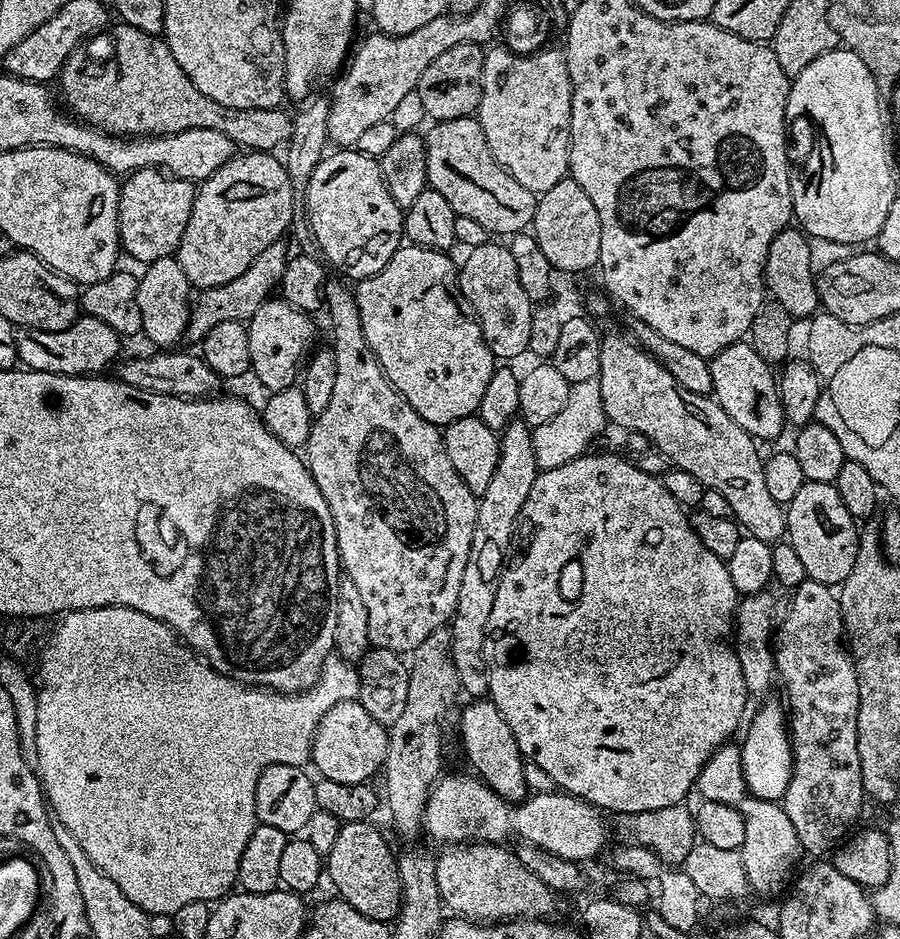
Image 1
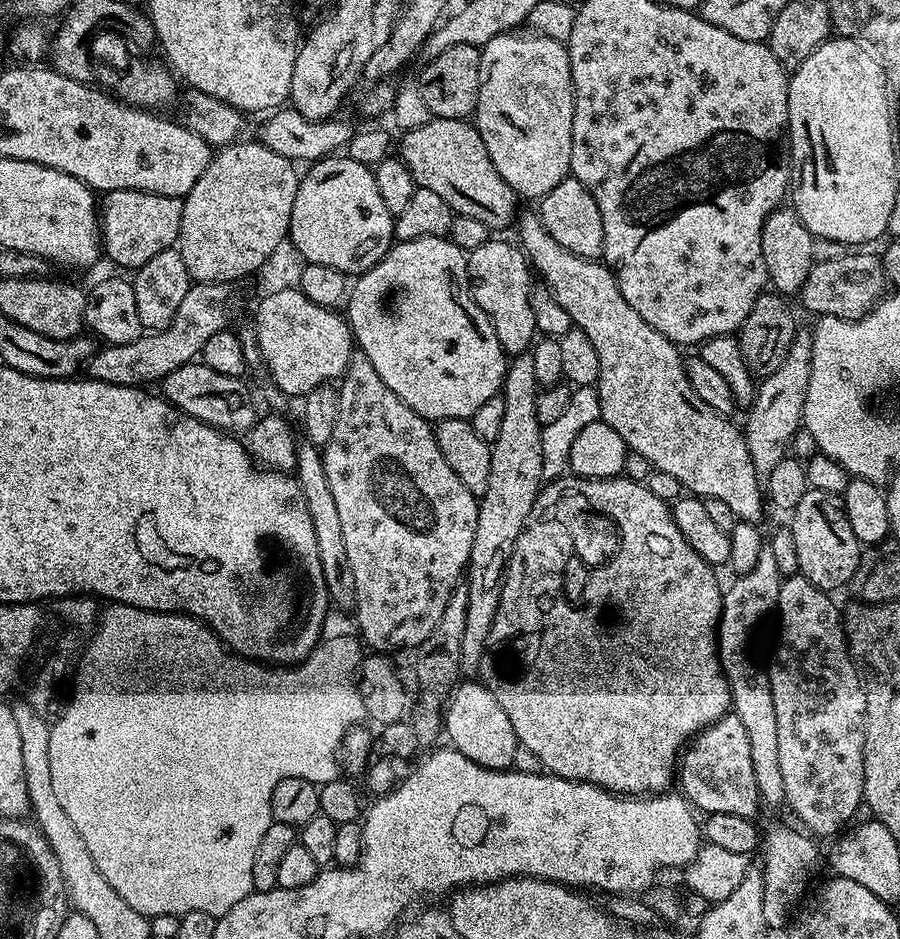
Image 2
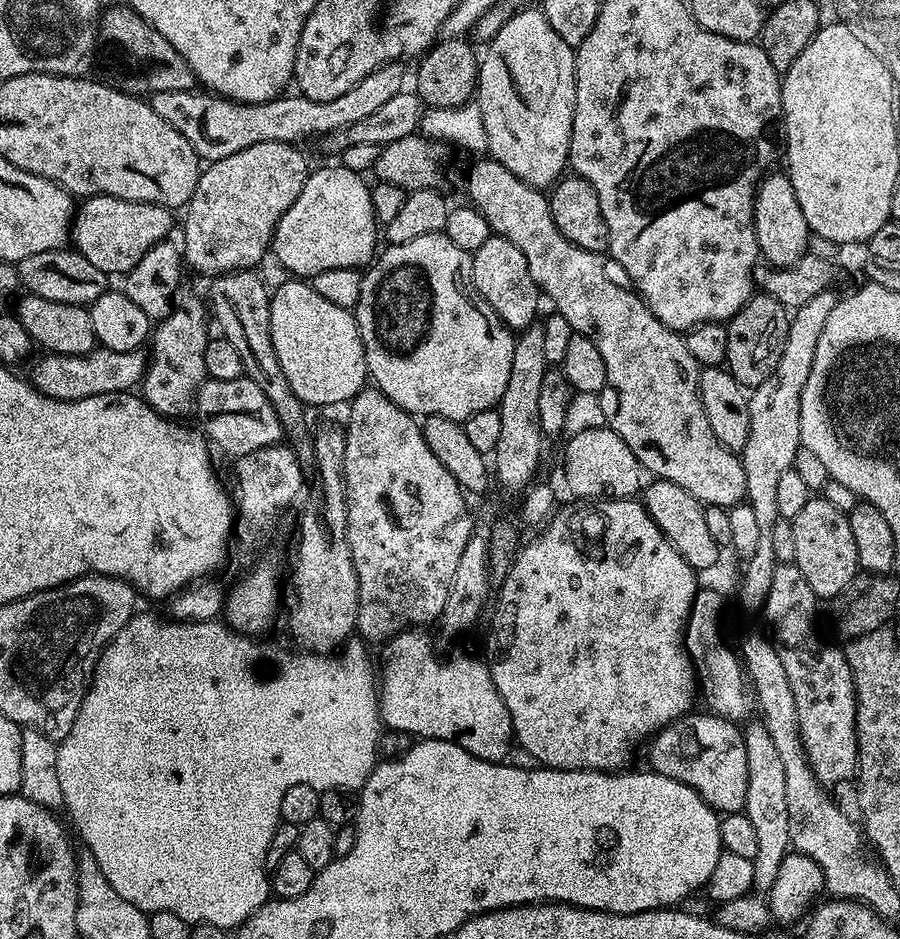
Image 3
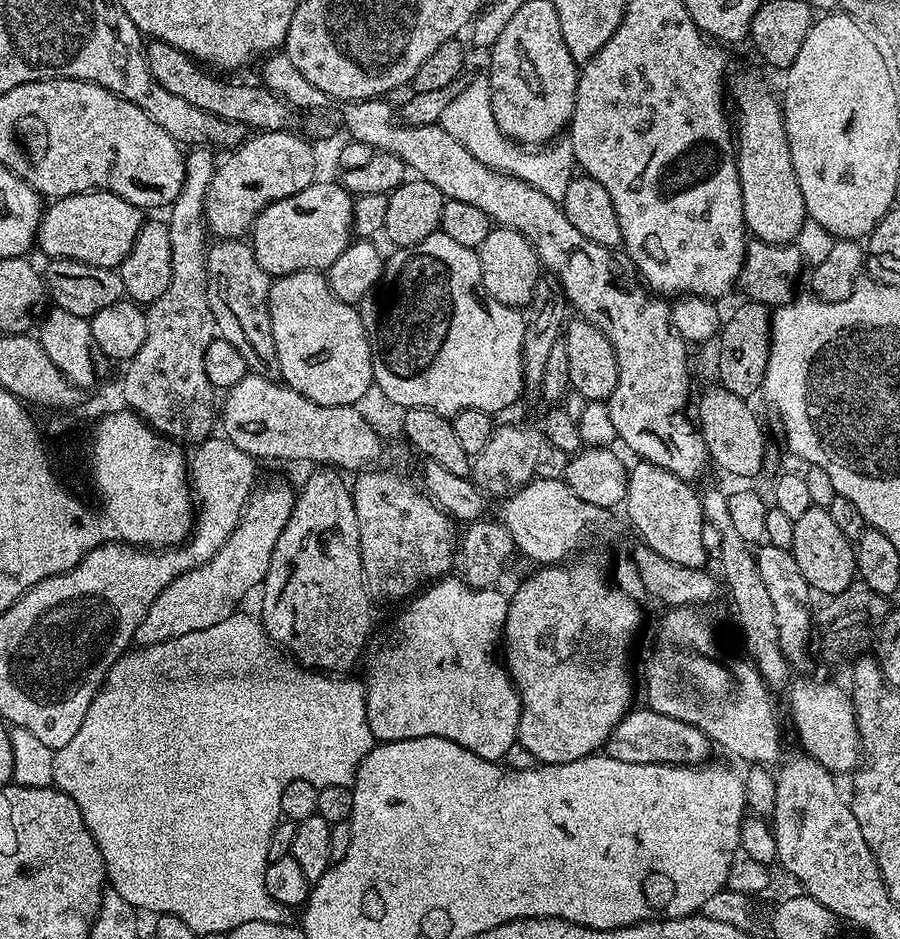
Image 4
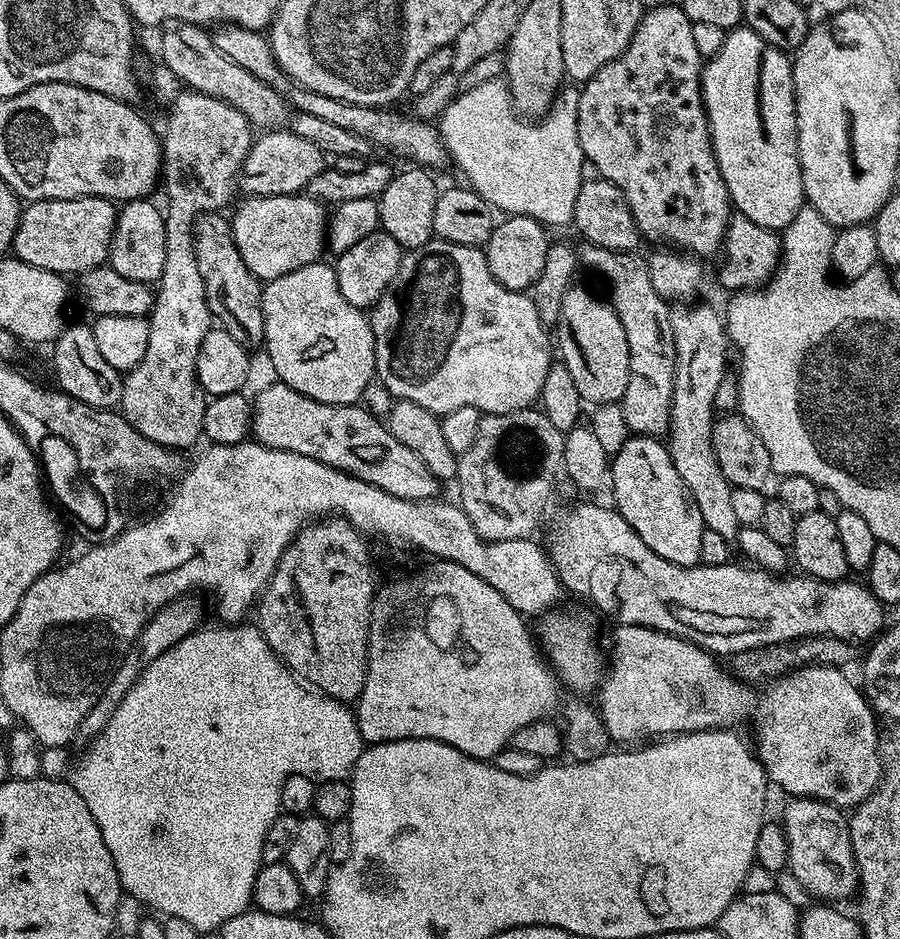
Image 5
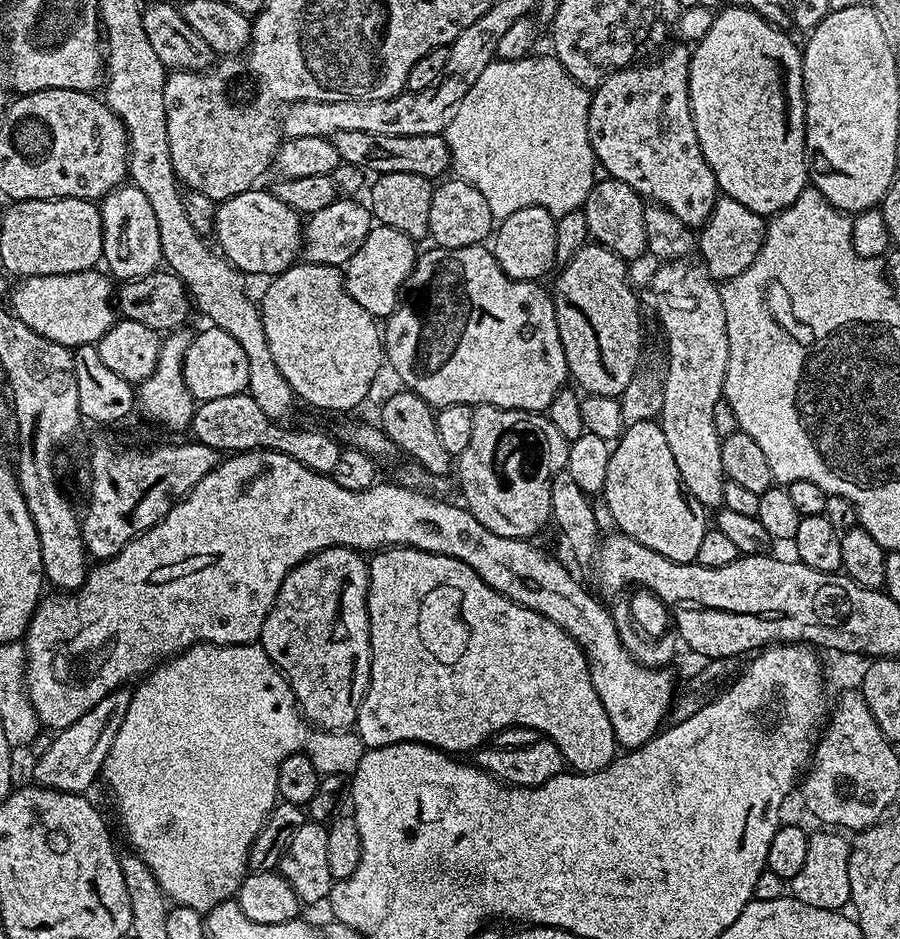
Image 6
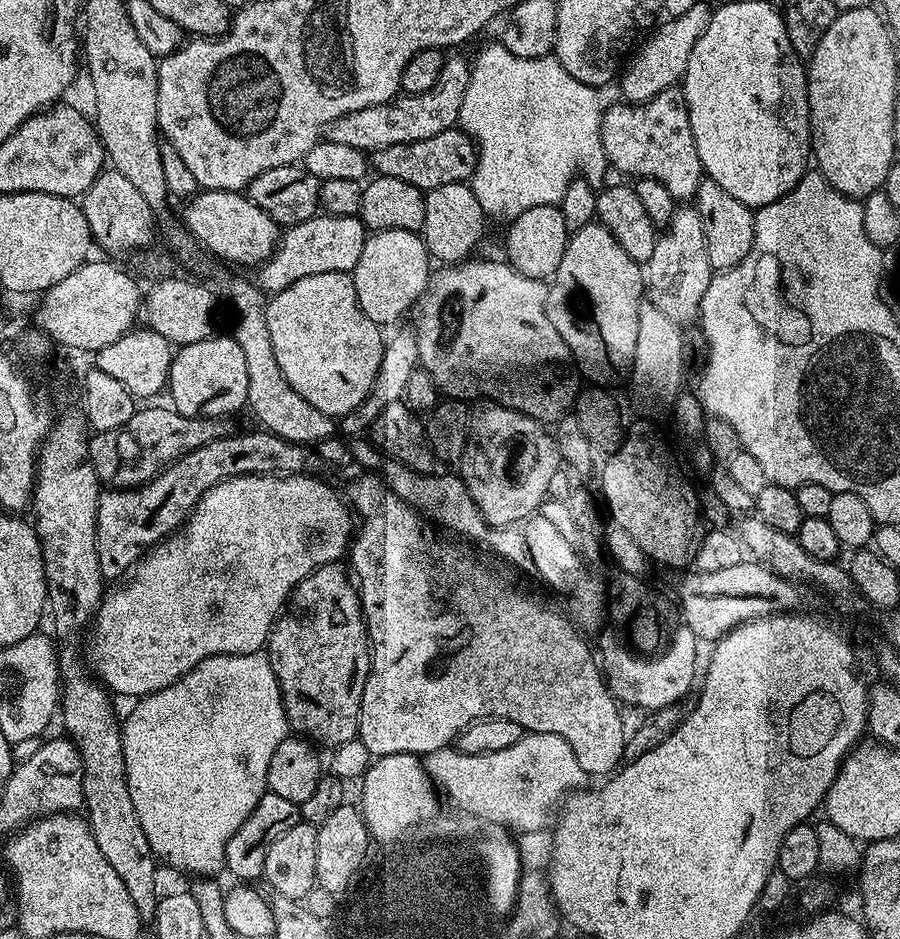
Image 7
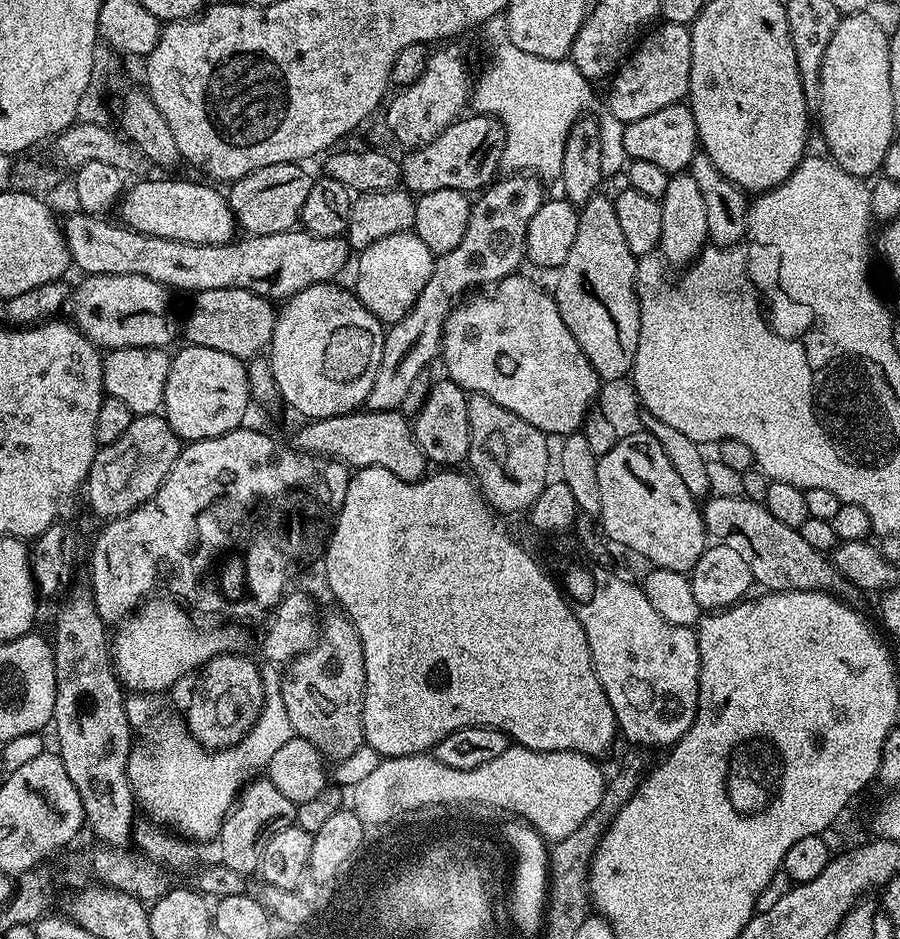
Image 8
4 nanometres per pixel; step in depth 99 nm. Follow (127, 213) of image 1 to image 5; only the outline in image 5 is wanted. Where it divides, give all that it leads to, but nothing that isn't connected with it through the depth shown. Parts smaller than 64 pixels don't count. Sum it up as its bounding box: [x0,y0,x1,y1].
[12,196,117,274]

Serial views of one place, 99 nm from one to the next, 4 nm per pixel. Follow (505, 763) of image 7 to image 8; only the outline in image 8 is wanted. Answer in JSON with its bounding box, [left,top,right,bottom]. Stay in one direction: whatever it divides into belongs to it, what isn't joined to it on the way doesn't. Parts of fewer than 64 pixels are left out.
[350,746,606,842]

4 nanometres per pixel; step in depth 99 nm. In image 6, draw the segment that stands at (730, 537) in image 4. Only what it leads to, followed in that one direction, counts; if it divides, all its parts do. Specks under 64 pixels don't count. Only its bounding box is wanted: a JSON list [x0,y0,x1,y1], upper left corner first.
[652,258,730,510]

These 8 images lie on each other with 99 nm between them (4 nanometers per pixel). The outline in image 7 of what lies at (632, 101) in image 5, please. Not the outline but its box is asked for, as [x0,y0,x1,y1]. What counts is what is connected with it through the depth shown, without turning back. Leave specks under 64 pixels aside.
[600,86,705,202]

